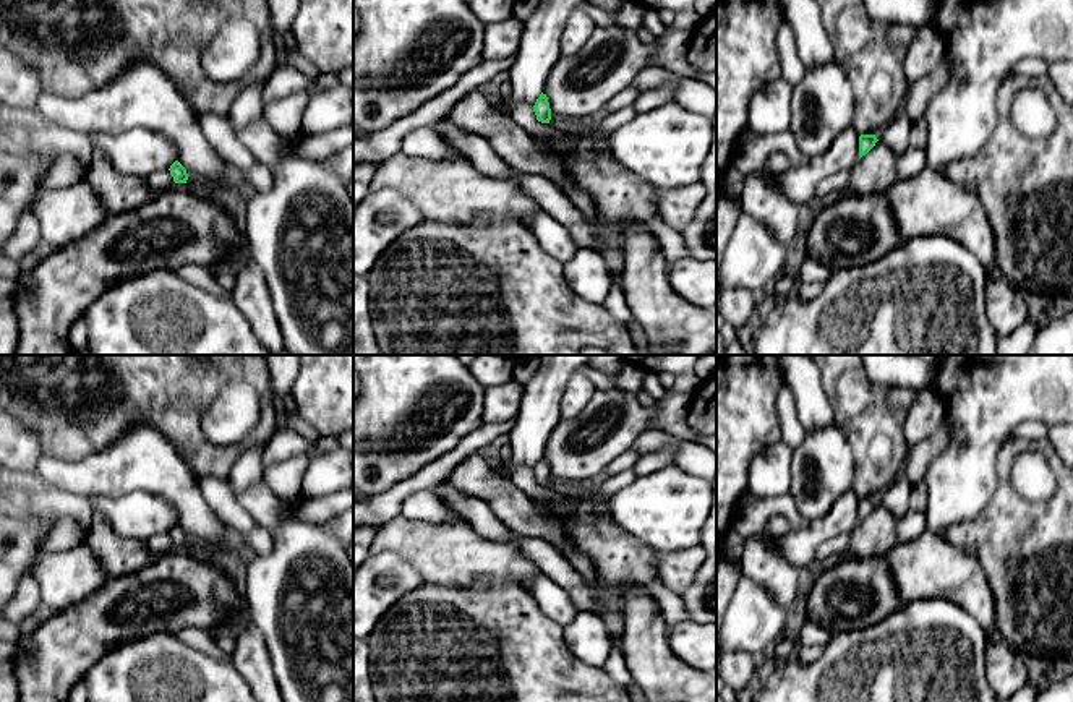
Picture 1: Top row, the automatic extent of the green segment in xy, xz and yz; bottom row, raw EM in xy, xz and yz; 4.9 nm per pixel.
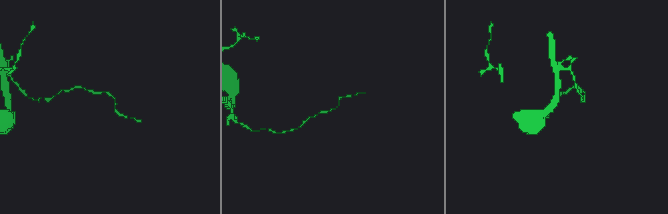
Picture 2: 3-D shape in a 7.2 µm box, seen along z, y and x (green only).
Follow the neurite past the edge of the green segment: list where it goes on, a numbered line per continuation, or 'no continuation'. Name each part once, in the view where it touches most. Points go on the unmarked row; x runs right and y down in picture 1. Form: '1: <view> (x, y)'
no continuation

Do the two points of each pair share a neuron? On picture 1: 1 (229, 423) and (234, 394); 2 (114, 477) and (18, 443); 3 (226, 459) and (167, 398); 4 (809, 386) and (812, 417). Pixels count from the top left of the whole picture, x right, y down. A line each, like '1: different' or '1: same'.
1: same
2: different
3: same
4: same

